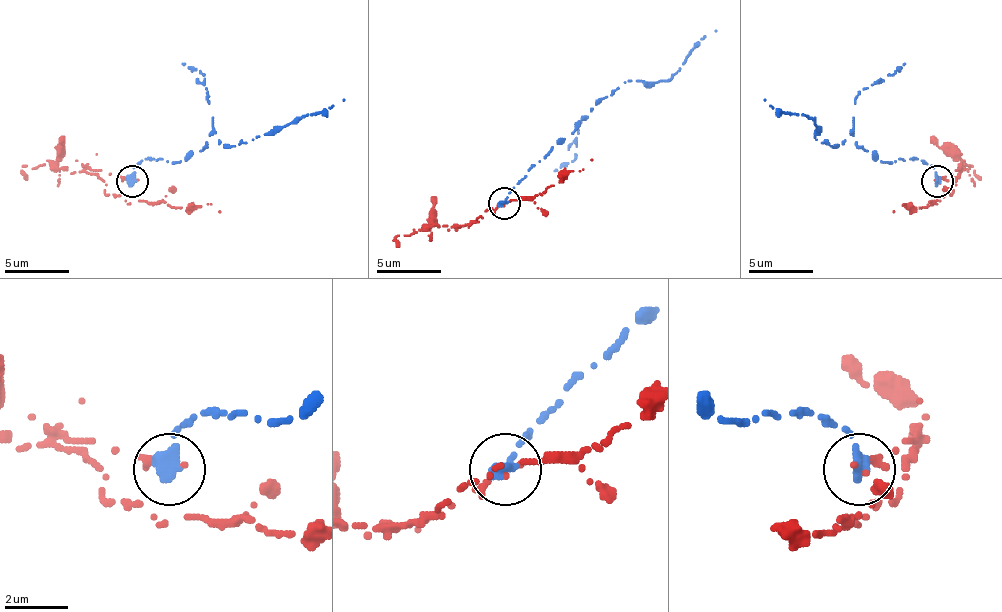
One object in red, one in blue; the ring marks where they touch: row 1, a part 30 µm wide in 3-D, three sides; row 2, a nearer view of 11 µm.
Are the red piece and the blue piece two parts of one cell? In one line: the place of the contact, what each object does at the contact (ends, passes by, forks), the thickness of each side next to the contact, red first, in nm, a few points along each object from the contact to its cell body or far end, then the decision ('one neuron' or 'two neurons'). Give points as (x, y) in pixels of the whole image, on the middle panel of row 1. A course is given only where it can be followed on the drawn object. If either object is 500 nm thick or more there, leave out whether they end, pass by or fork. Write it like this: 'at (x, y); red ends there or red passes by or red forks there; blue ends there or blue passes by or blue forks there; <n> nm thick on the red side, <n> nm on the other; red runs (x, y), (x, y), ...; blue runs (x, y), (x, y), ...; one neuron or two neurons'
at (504, 203); red ends there; blue ends there; 150 nm thick on the red side, 480 nm on the other; red runs (505, 205), (476, 222), (476, 218), (498, 205), (534, 199), (550, 186), (582, 170), (592, 160); blue runs (505, 202), (514, 186), (617, 86), (627, 80), (669, 80), (695, 44), (717, 31); two neurons

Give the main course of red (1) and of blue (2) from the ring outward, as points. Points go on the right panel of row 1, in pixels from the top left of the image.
1: (939, 182), (946, 176), (956, 179), (952, 192), (939, 201), (920, 208), (904, 205), (894, 211)
2: (936, 182), (920, 159), (881, 163), (849, 134), (833, 147), (820, 143), (814, 121), (778, 114), (765, 98)

